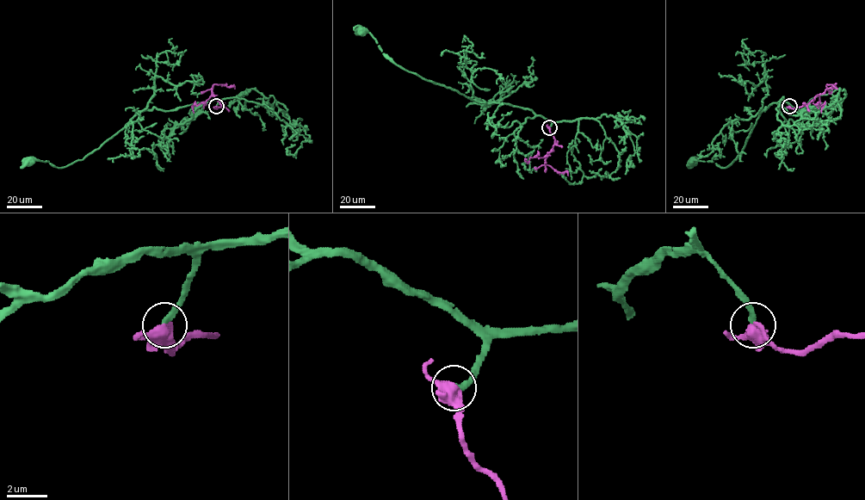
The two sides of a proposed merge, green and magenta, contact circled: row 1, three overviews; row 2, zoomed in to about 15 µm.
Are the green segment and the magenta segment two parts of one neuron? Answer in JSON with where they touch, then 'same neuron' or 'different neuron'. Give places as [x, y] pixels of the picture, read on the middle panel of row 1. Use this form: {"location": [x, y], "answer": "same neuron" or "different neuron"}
{"location": [549, 127], "answer": "different neuron"}

